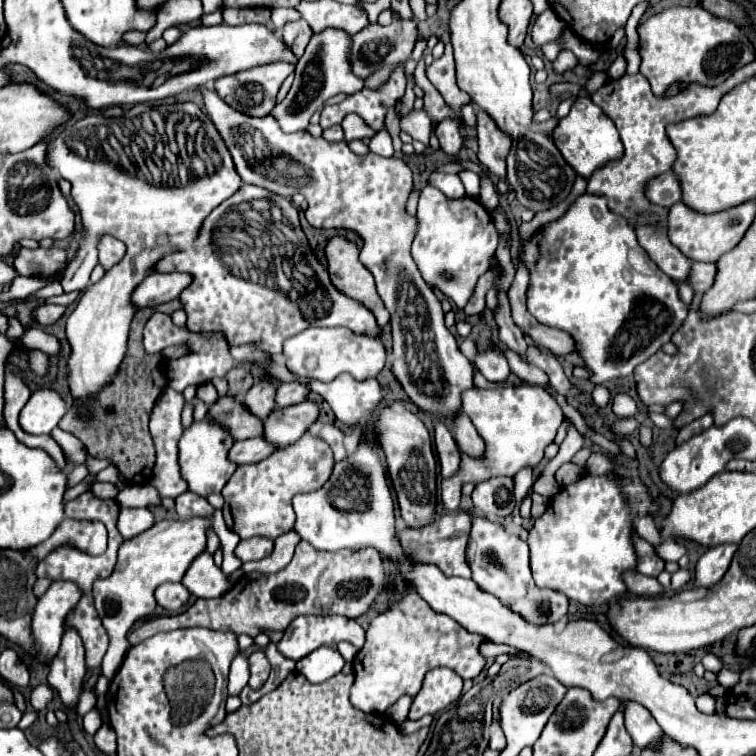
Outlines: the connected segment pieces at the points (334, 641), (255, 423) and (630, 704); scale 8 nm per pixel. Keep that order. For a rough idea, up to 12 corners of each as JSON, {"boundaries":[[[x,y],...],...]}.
{"boundaries":[[[296,617],[278,651],[300,661],[322,645],[364,645],[356,619]],[[218,399],[208,419],[236,441],[262,435],[238,399]],[[622,701],[626,729],[638,747],[660,739],[662,729],[646,707]]]}

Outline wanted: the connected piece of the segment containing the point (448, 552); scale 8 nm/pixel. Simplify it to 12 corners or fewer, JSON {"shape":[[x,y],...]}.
{"shape":[[448,513],[396,537],[410,561],[470,577],[468,513]]}

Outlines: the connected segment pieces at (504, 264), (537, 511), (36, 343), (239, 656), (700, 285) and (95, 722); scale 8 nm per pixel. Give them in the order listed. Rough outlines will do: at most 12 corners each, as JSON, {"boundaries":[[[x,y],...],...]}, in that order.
{"boundaries":[[[506,233],[499,238],[495,256],[504,271],[500,289],[507,293],[516,270],[506,244]],[[532,493],[532,517],[546,511],[546,497]],[[24,329],[20,345],[60,355],[58,337],[36,329]],[[238,651],[230,665],[230,695],[250,679],[248,655]],[[692,263],[688,283],[694,291],[690,310],[697,310],[700,295],[712,285],[716,265]],[[98,707],[84,715],[84,731],[94,735],[102,725]]]}

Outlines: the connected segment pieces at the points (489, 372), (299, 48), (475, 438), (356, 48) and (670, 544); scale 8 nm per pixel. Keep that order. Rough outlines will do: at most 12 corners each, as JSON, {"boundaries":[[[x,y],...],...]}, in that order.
{"boundaries":[[[500,347],[478,353],[474,365],[488,381],[510,373]],[[304,19],[288,23],[282,41],[300,59],[312,31]],[[464,413],[454,419],[460,451],[482,459],[484,441]],[[416,21],[352,35],[352,71],[366,79],[410,57]],[[664,539],[656,553],[662,559],[678,561],[686,555],[682,543]]]}

